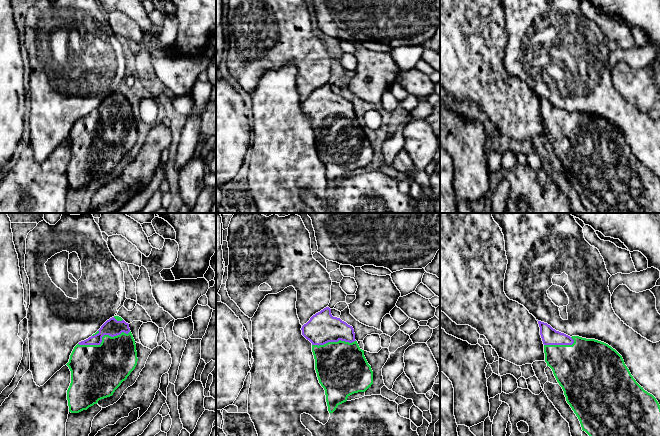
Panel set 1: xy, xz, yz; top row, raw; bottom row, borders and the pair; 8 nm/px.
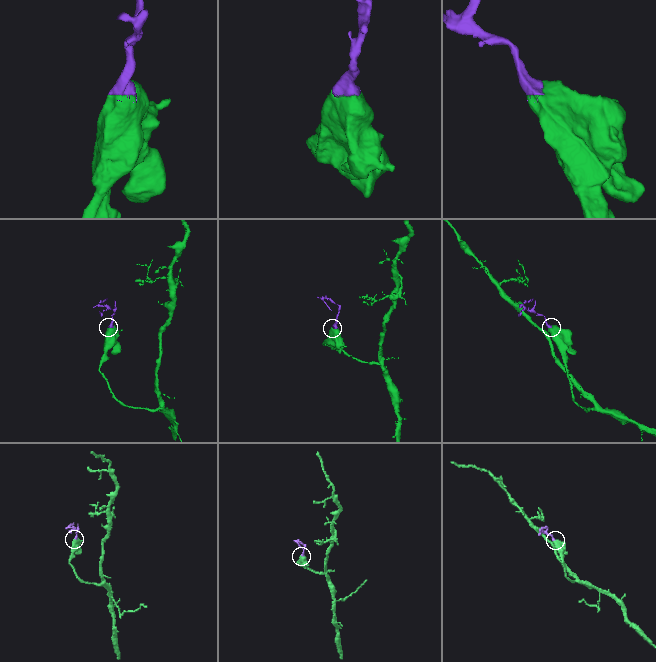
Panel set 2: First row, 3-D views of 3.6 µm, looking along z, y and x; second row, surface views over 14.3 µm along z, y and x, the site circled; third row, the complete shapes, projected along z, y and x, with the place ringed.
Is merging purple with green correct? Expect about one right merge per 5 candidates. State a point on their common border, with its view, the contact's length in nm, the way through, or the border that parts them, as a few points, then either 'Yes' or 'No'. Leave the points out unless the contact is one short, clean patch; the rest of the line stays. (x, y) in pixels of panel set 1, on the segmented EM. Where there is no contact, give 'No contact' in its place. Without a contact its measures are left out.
Touches purple at xy (102, 336). Shared border 440 nm. Yes

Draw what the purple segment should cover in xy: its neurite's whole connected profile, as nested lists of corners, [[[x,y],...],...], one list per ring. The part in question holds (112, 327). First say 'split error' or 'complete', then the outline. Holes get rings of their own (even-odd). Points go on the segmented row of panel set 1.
split error; [[[119,316],[107,320],[95,334],[74,347],[66,364],[71,371],[69,412],[79,413],[112,396],[137,361],[129,324]]]

